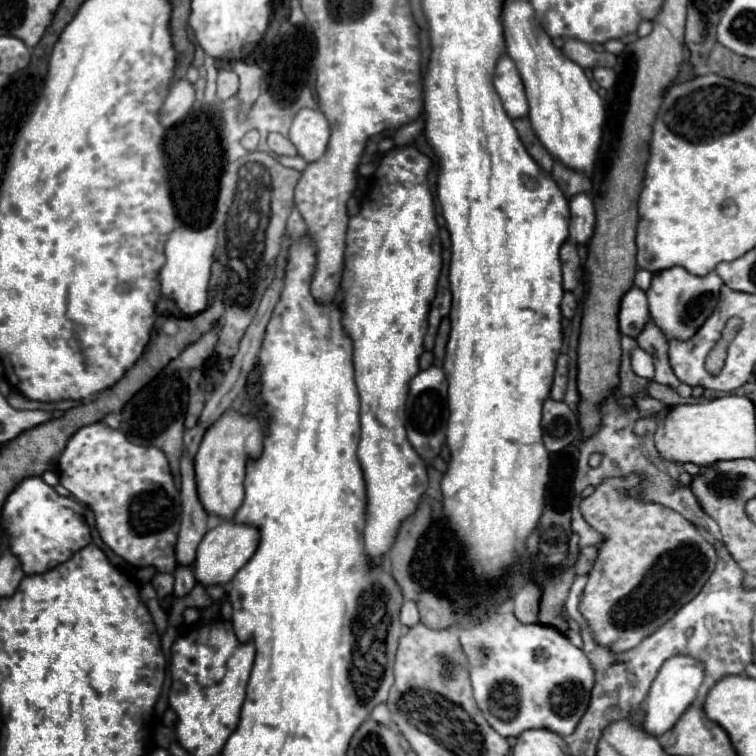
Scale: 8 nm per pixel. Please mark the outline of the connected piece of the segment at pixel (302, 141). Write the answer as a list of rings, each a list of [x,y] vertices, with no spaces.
[[[301,110],[289,130],[289,140],[307,162],[319,160],[329,144],[329,122],[319,110]]]

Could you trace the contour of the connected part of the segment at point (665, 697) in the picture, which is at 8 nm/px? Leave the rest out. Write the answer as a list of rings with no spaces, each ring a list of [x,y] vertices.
[[[683,654],[669,658],[661,666],[657,678],[653,680],[653,684],[649,688],[649,694],[647,694],[647,700],[643,706],[643,710],[647,712],[645,720],[643,720],[643,728],[653,736],[661,736],[663,732],[667,732],[679,720],[679,716],[687,710],[687,706],[695,700],[699,686],[703,682],[703,676],[705,676],[703,662],[699,662],[691,656],[683,656]]]

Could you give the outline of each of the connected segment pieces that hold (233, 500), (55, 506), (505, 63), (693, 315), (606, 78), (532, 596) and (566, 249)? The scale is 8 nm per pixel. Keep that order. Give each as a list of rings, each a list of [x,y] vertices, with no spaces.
[[[227,410],[203,436],[199,452],[195,456],[195,476],[199,500],[207,514],[221,520],[233,520],[235,510],[243,504],[243,480],[245,462],[261,454],[261,424],[253,416],[243,416],[235,410]]]
[[[29,476],[17,484],[17,488],[7,496],[7,500],[1,508],[1,526],[5,528],[5,532],[9,536],[9,552],[21,562],[21,568],[25,574],[43,574],[43,572],[59,566],[59,562],[67,562],[77,550],[91,544],[89,526],[87,526],[87,522],[83,522],[85,518],[83,518],[81,510],[83,510],[83,506],[77,500],[59,496],[39,476]]]
[[[509,56],[499,58],[493,84],[495,84],[495,90],[503,102],[503,108],[509,114],[509,118],[527,116],[529,106],[527,106],[523,82],[521,82],[521,76],[515,68],[515,62]]]
[[[681,266],[657,272],[651,282],[651,288],[647,290],[649,312],[667,338],[687,340],[691,338],[691,334],[695,334],[695,330],[699,330],[699,326],[709,318],[709,314],[717,306],[721,284],[723,280],[715,272],[709,272],[707,276],[695,276]]]
[[[595,68],[593,78],[601,88],[611,88],[615,84],[615,72],[611,68]]]
[[[523,586],[519,594],[513,598],[515,602],[515,616],[523,624],[535,624],[537,622],[537,610],[539,610],[539,590],[535,586]]]
[[[573,242],[563,244],[561,262],[563,262],[563,288],[573,290],[577,286],[577,268],[579,268],[579,254]]]

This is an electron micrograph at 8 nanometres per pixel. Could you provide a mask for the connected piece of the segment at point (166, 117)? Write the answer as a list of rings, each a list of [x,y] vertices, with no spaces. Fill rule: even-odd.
[[[179,80],[177,84],[173,84],[171,92],[165,98],[165,102],[161,106],[161,112],[159,112],[161,126],[169,128],[177,120],[185,118],[189,108],[193,106],[193,102],[195,102],[195,92],[193,92],[193,86],[187,80]]]

